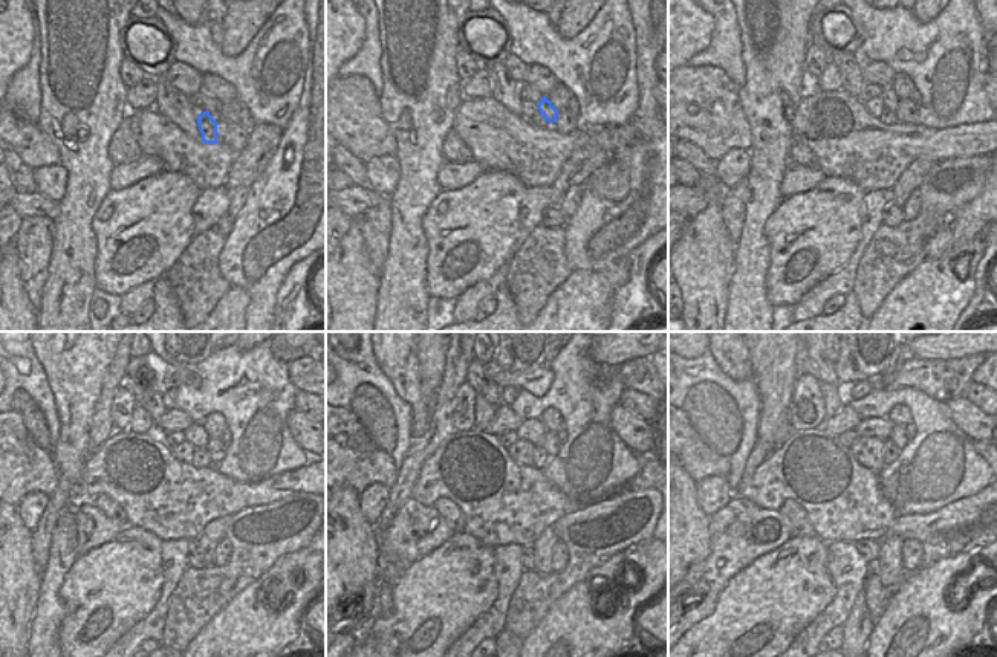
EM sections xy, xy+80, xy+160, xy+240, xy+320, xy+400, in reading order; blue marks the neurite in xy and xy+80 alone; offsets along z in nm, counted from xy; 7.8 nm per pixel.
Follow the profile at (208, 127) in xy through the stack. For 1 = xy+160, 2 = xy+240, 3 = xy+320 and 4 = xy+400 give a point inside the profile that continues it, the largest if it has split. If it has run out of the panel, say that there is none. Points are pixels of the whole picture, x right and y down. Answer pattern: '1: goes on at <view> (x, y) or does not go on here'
1: goes on at xy+160 (890, 104)
2: goes on at xy+240 (196, 434)
3: goes on at xy+320 (532, 430)
4: goes on at xy+400 (880, 427)

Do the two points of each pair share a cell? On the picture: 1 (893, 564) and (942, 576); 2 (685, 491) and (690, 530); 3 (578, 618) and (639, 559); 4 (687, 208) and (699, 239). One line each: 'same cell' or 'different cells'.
1: different cells
2: same cell
3: same cell
4: different cells

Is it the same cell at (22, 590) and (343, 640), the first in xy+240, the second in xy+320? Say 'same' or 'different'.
different

